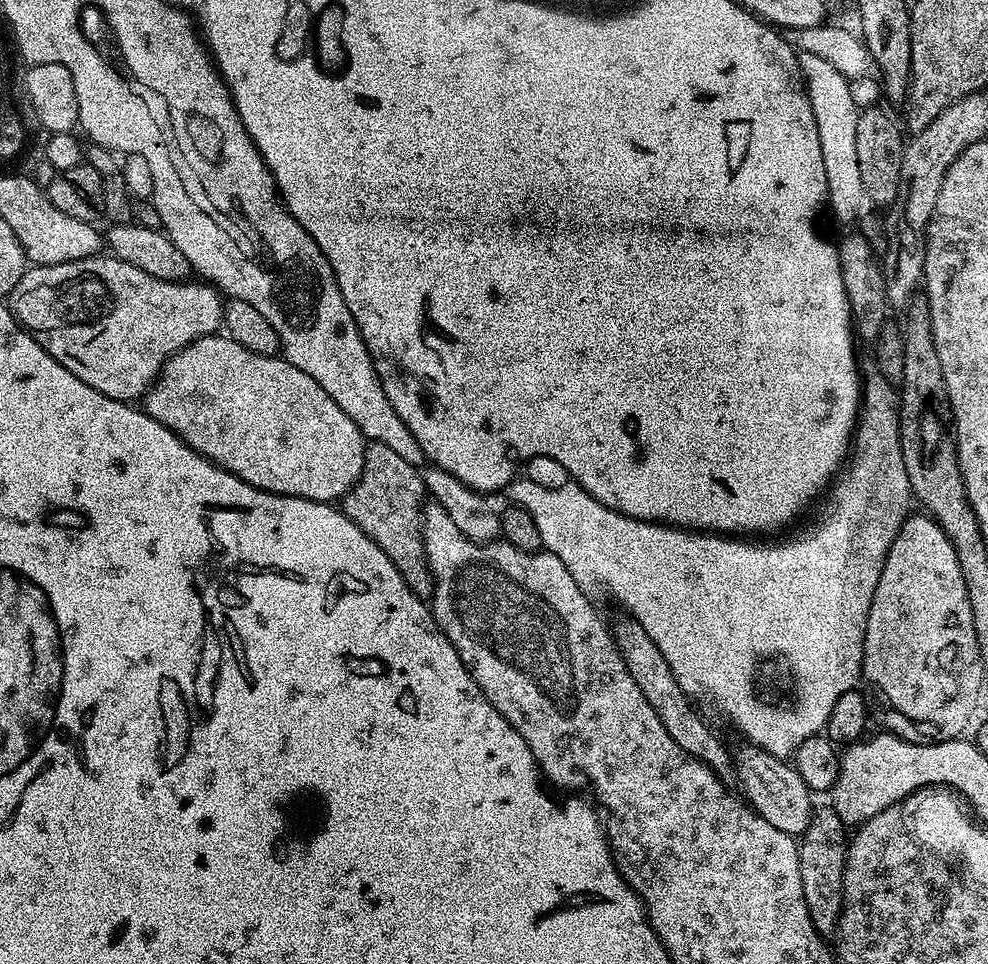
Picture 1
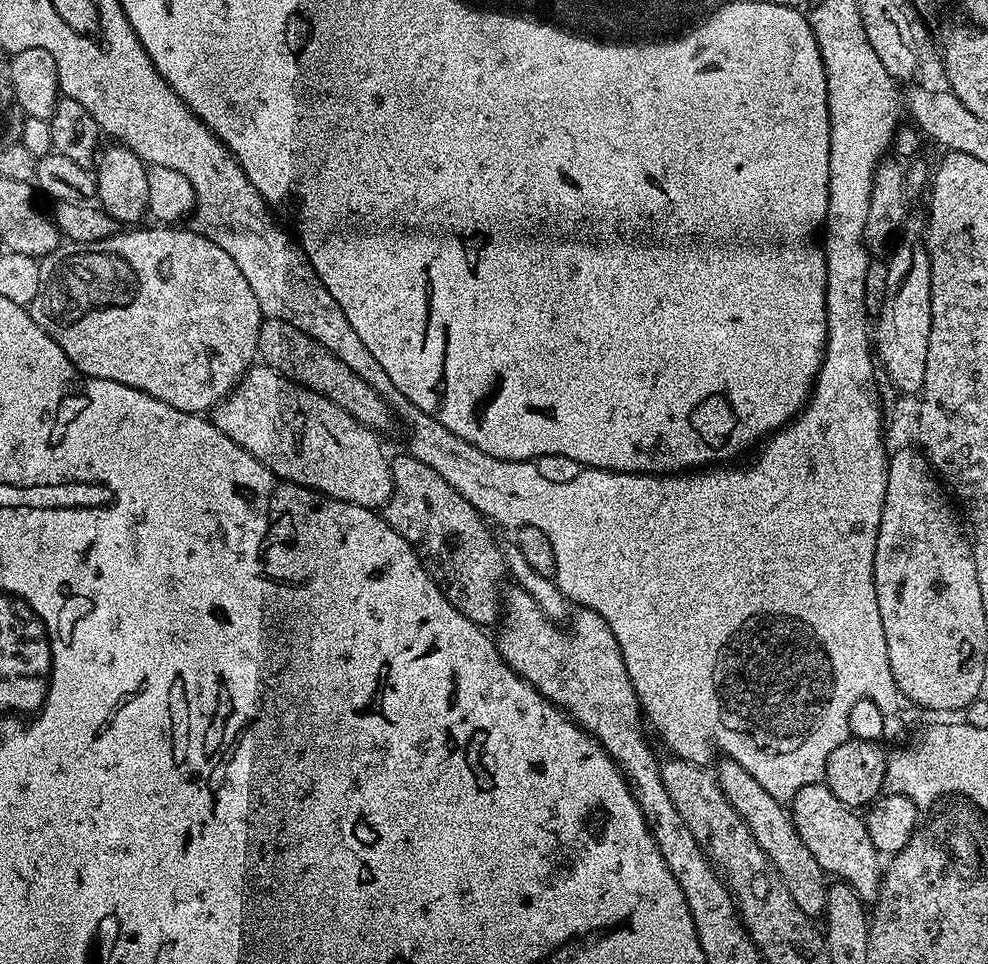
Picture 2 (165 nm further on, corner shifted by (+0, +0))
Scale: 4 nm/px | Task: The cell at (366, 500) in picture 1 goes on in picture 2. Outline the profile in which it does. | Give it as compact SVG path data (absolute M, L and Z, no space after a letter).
M403 454L391 461L392 470L392 493L387 504L382 509L382 515L386 523L394 529L416 551L420 559L420 565L430 574L430 578L440 587L442 594L466 618L470 618L475 624L481 626L495 625L502 616L502 588L500 583L506 580L504 563L504 549L492 537L492 532L487 528L485 517L481 516L446 478L438 474L426 462L418 462L410 454Z

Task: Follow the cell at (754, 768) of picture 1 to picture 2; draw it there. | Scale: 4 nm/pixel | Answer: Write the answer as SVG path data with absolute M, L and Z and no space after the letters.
M823 782L799 788L792 795L790 815L798 838L806 842L806 850L814 854L814 859L825 874L848 884L863 902L875 901L876 893L880 890L882 856L867 833L865 821L853 809L834 798L828 785Z

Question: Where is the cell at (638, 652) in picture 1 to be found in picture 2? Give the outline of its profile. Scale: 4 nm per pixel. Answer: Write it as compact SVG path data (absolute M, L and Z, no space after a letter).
M723 757L721 761L718 768L714 770L719 788L726 795L727 801L734 806L734 810L746 822L750 834L754 834L754 842L762 846L762 850L786 882L786 890L790 890L790 898L798 902L798 910L802 910L807 916L823 917L830 884L822 866L818 866L818 861L814 859L814 854L806 850L806 842L798 838L789 809L772 794L763 790L762 786L751 778L738 762L728 757Z

